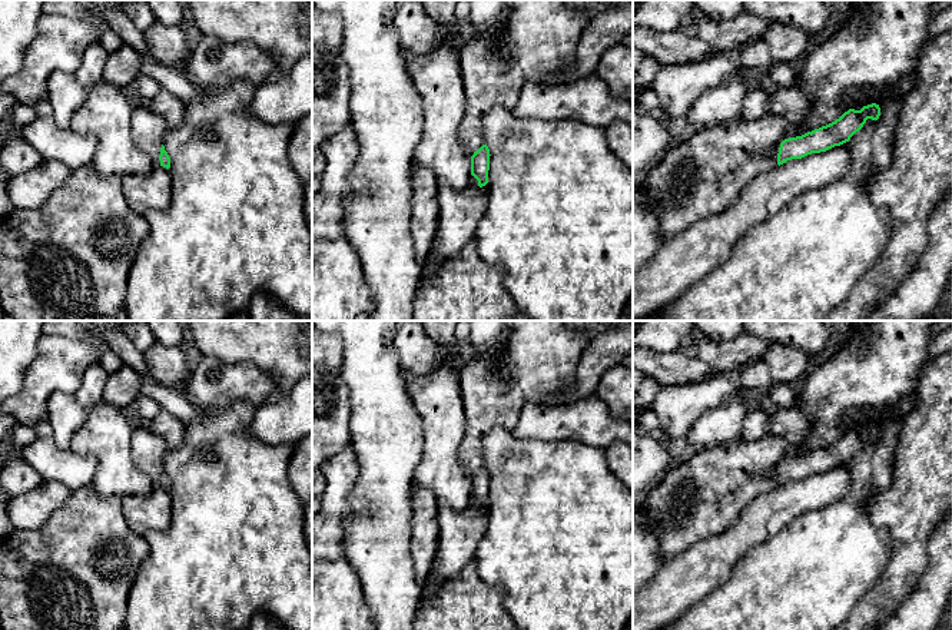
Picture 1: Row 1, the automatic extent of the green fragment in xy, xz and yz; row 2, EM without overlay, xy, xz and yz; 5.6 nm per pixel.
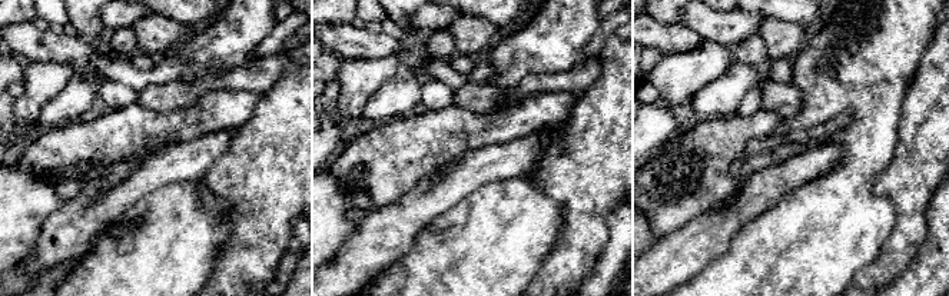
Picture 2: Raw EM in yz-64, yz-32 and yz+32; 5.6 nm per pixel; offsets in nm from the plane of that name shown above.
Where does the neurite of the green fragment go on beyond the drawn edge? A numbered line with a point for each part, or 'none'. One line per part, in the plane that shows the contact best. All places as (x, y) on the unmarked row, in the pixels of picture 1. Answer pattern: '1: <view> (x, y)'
1: yz (700, 497)

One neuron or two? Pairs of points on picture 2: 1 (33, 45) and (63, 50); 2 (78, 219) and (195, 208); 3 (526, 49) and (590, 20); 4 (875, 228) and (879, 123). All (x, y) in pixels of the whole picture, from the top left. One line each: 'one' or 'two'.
1: one
2: two
3: one
4: one

